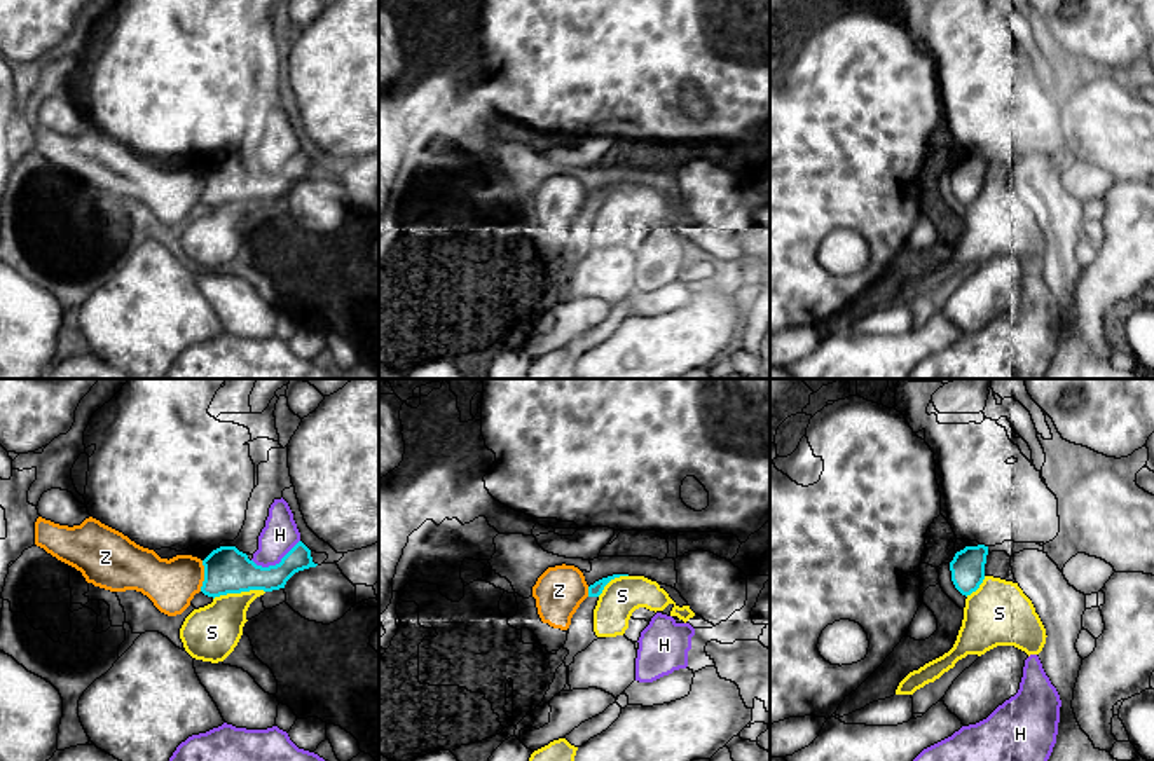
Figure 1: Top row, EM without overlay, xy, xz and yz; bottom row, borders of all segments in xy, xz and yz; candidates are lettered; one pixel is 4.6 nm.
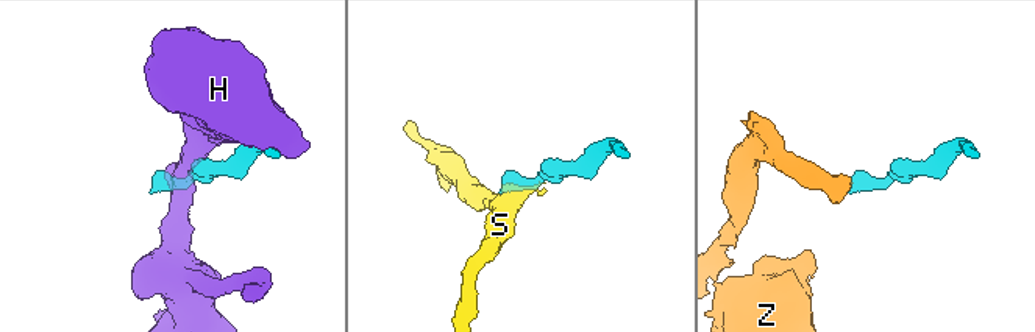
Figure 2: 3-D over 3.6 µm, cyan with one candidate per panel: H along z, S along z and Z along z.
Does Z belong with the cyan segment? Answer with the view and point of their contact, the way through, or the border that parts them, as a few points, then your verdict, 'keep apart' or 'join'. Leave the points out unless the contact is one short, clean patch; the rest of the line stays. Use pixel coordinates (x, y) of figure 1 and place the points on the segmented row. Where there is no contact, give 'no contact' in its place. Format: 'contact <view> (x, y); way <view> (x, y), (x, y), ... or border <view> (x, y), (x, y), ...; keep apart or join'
contact xy (205, 576); border xy (203, 561), (203, 585), (199, 590); keep apart

